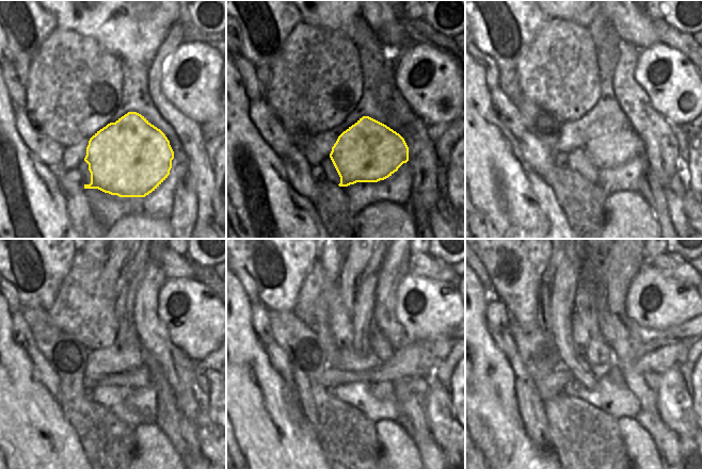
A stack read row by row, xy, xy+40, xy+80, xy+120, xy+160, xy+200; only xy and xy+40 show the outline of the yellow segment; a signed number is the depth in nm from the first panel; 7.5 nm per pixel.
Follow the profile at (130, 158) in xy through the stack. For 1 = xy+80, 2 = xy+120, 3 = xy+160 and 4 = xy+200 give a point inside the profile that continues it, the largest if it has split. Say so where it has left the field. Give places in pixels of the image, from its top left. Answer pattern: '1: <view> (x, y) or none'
1: xy+80 (611, 148)
2: xy+120 (134, 378)
3: xy+160 (379, 374)
4: xy+200 (578, 372)

